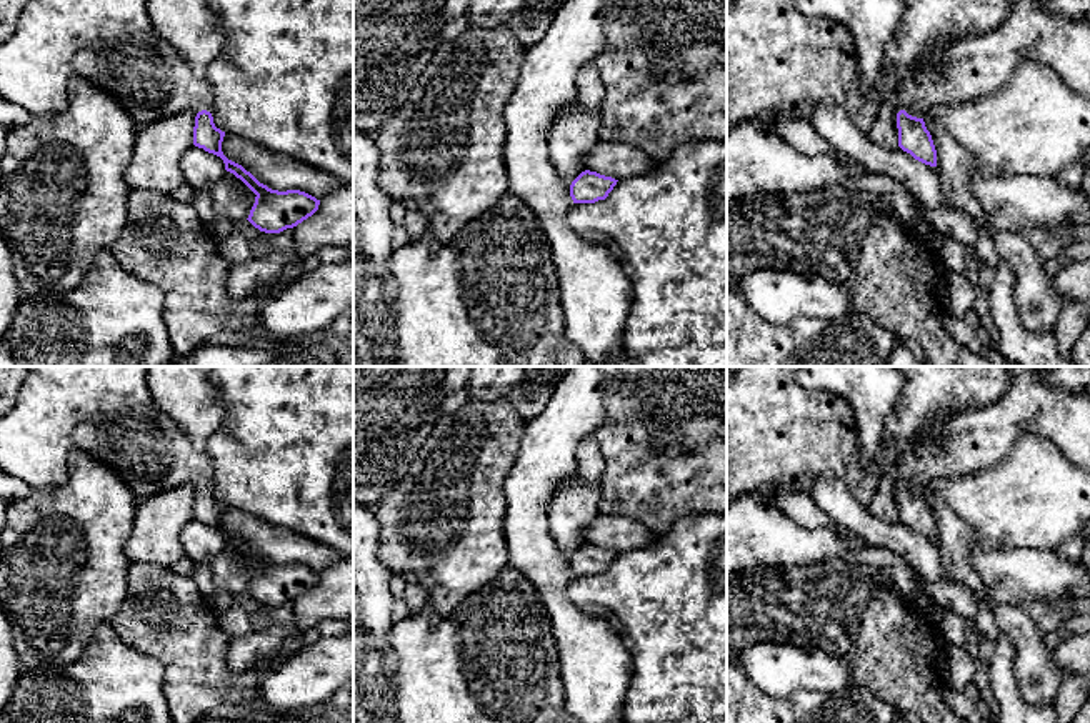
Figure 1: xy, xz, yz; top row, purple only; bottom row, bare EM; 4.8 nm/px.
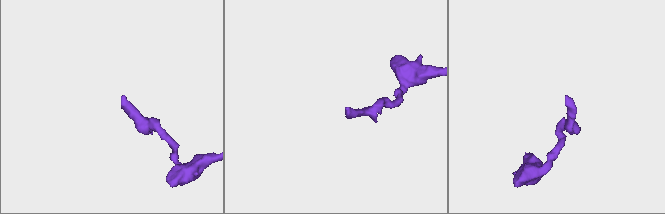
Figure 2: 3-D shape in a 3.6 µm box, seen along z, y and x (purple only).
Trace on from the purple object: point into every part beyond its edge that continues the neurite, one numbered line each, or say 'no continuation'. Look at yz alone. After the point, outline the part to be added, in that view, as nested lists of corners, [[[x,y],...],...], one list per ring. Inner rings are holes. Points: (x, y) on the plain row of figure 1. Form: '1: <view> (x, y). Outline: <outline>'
1: yz (975, 438). Outline: [[[1010,366],[1010,386],[998,401],[952,415],[935,438],[892,465],[893,476],[923,491],[935,480],[1002,463],[1025,433],[1053,441],[1072,463],[1090,470],[1090,390],[1073,391],[1037,380],[1030,366]]]

